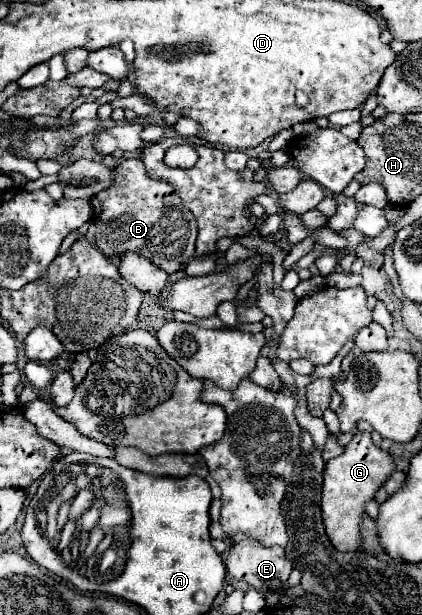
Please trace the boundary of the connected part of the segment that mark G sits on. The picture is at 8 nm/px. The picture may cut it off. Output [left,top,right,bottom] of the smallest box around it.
[322,432,396,552]

